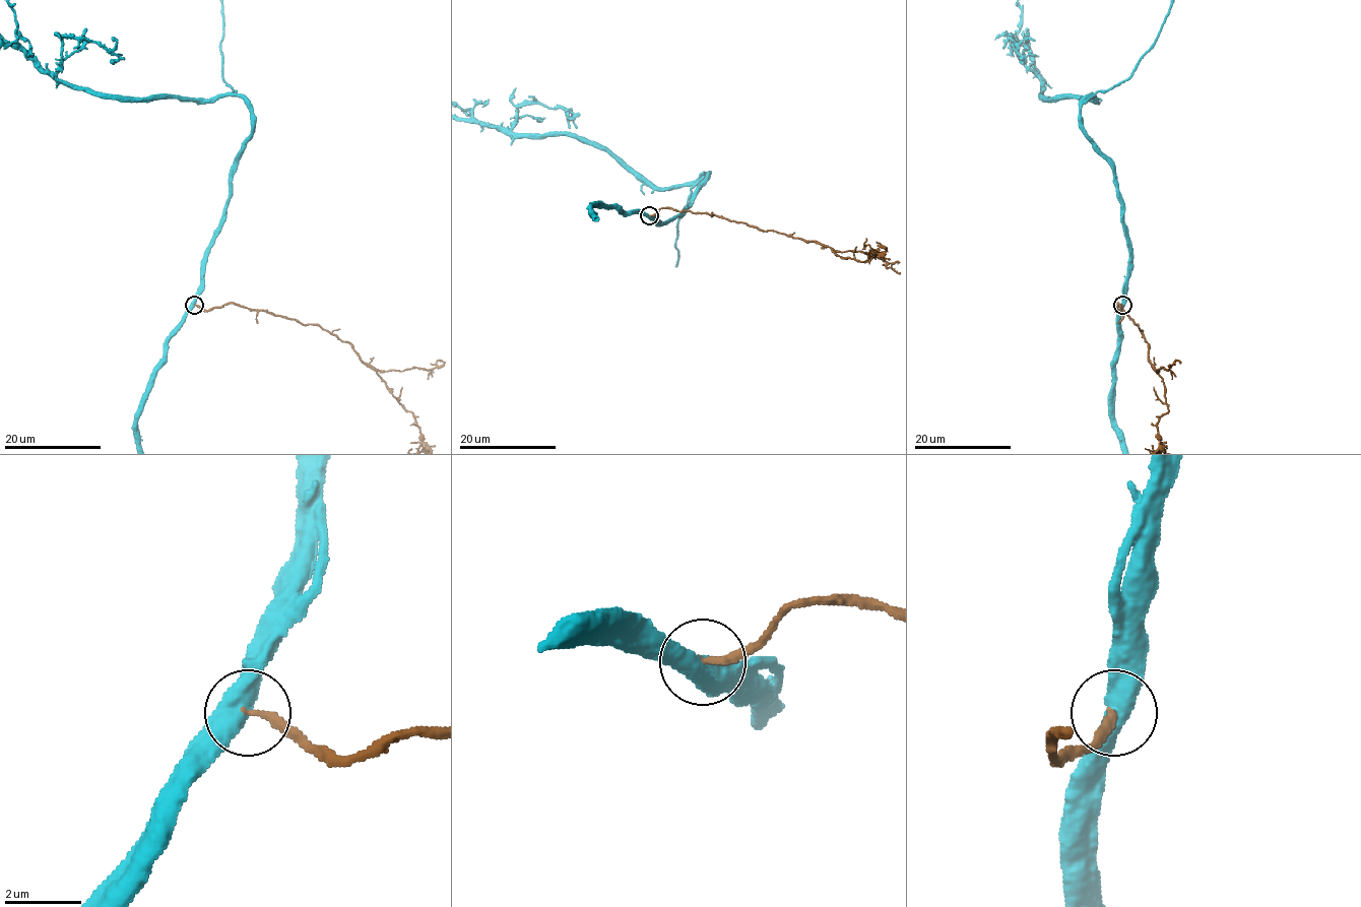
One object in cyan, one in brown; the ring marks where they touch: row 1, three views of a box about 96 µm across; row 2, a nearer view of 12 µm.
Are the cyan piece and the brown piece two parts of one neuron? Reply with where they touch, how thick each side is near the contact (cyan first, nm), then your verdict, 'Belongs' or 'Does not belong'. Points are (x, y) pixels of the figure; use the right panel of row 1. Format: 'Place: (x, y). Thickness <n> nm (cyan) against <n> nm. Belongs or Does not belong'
Place: (1122, 305). Thickness 550 nm (cyan) against 200 nm. Does not belong

